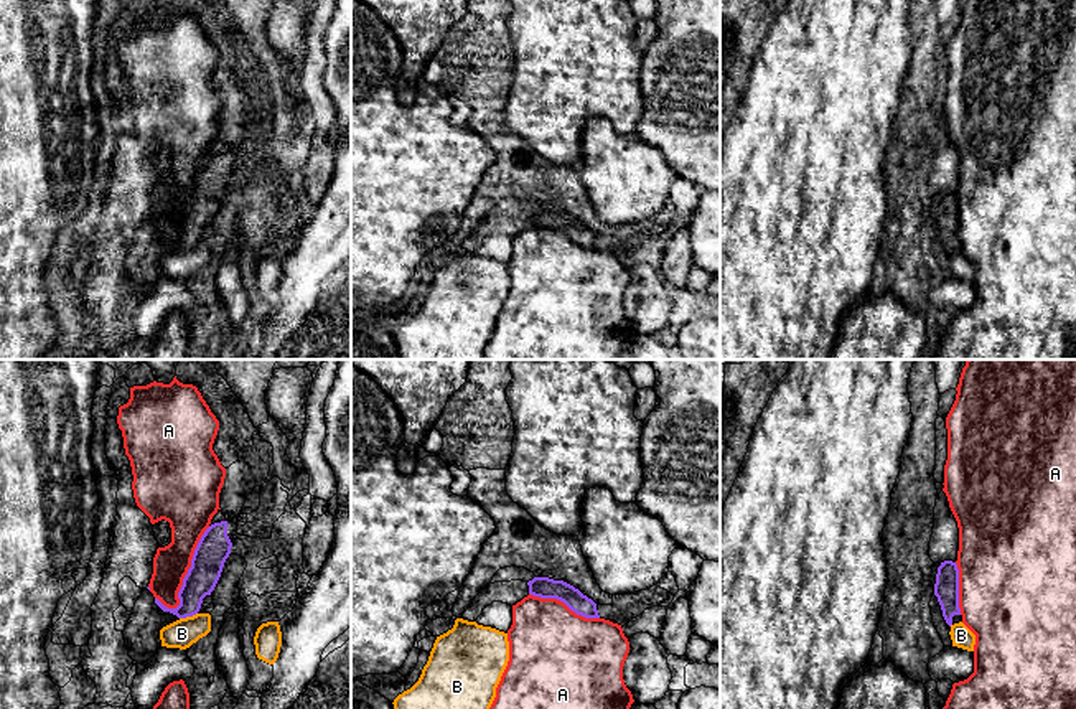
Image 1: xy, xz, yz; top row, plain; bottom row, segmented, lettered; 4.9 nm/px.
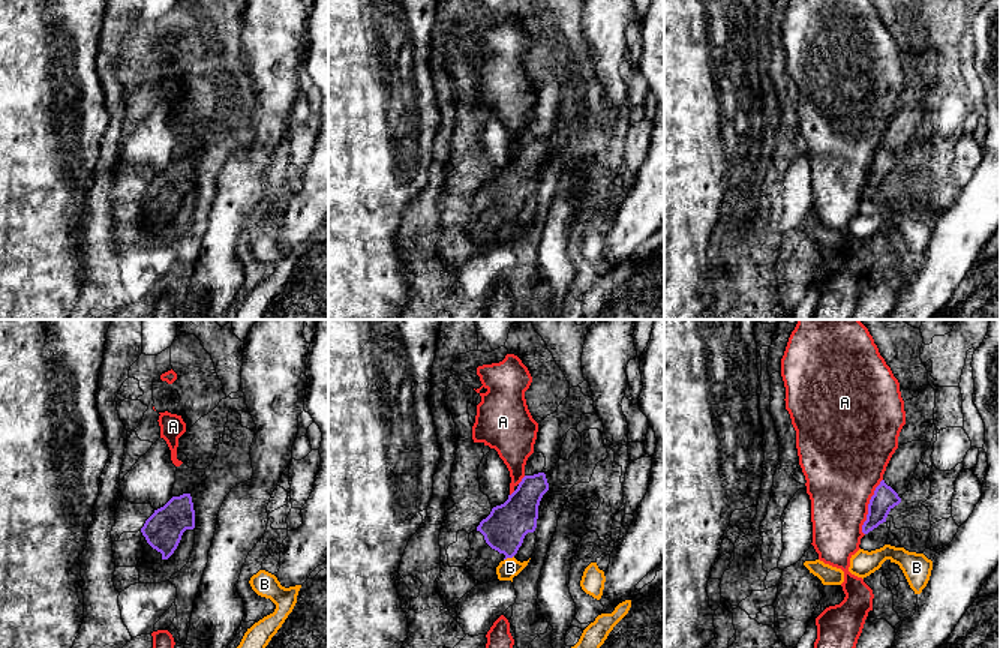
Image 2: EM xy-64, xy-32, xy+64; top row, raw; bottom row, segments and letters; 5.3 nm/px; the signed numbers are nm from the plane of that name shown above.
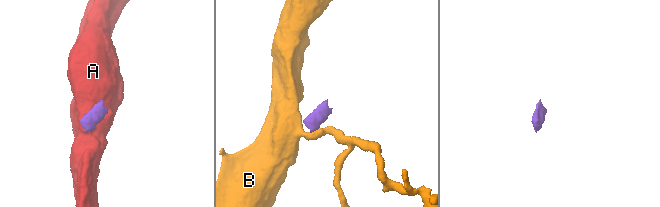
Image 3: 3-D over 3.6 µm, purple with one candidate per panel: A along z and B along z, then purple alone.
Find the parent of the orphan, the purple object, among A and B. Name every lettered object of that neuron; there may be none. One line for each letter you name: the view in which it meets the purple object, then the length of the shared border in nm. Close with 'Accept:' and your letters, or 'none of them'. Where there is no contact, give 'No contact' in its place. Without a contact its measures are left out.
Accept: none of them

